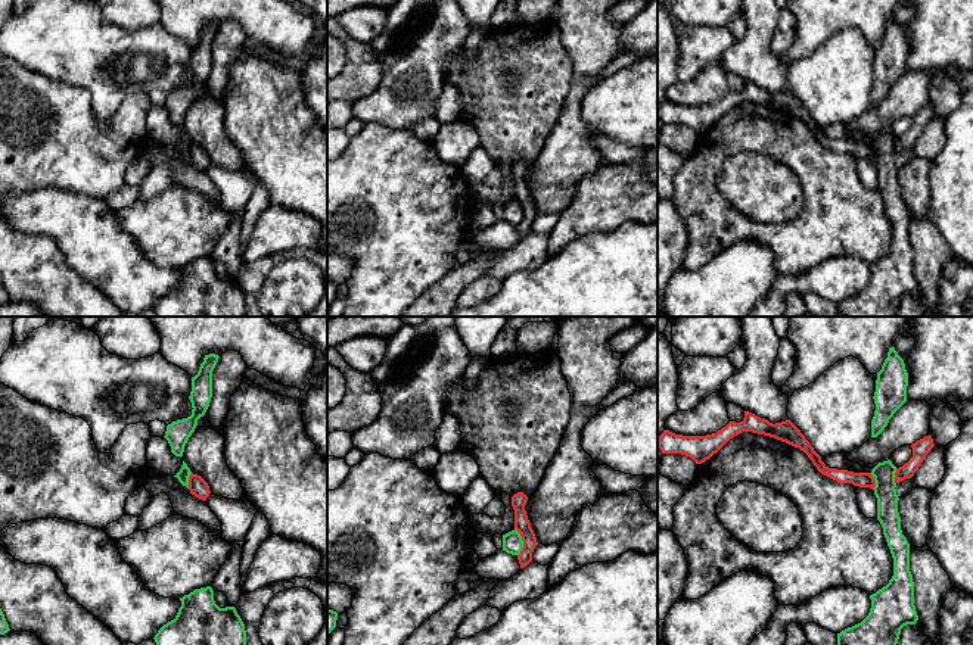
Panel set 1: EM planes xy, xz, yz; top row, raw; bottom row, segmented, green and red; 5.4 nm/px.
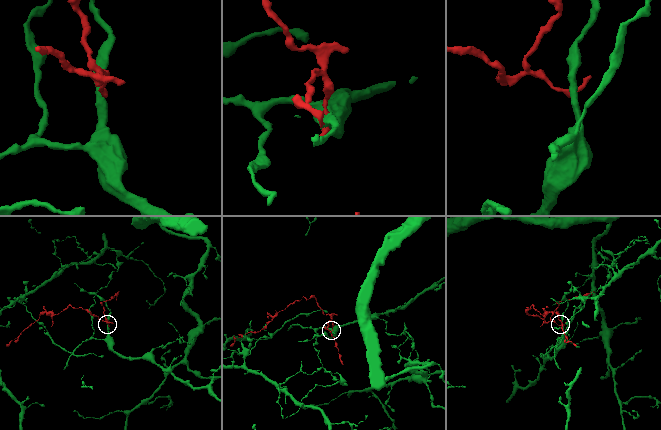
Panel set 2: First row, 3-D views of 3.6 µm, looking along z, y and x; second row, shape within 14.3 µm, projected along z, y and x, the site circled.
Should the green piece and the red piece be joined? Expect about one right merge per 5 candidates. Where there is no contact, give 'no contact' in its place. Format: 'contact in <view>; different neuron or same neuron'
contact in xz; different neuron

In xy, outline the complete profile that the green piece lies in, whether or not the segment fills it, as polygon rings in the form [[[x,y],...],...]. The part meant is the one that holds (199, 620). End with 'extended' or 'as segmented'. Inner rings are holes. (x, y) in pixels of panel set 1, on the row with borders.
[[[211,586],[180,598],[174,620],[155,635],[156,645],[246,645],[245,624],[234,607],[220,608]]]; as segmented

